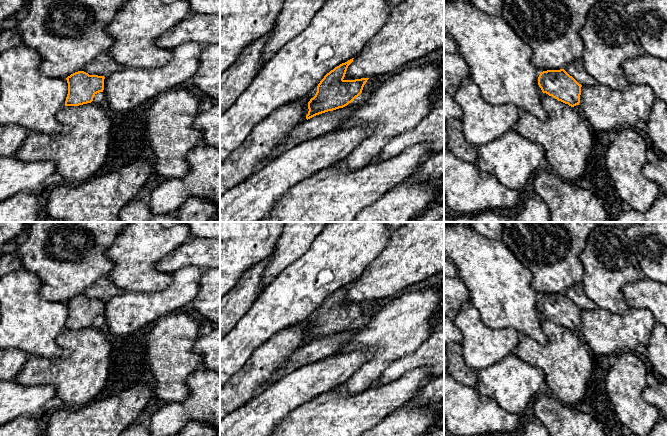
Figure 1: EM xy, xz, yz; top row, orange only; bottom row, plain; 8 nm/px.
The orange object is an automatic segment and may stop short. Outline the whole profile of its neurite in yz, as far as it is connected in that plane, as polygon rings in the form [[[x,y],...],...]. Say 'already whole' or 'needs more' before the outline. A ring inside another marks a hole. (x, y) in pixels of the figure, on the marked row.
already whole; [[[564,69],[541,72],[538,77],[538,85],[543,93],[571,107],[580,103],[582,85]]]

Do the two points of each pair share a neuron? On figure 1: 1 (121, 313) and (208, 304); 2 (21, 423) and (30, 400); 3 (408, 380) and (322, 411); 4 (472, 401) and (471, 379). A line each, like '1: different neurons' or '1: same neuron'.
1: different neurons
2: different neurons
3: same neuron
4: different neurons

